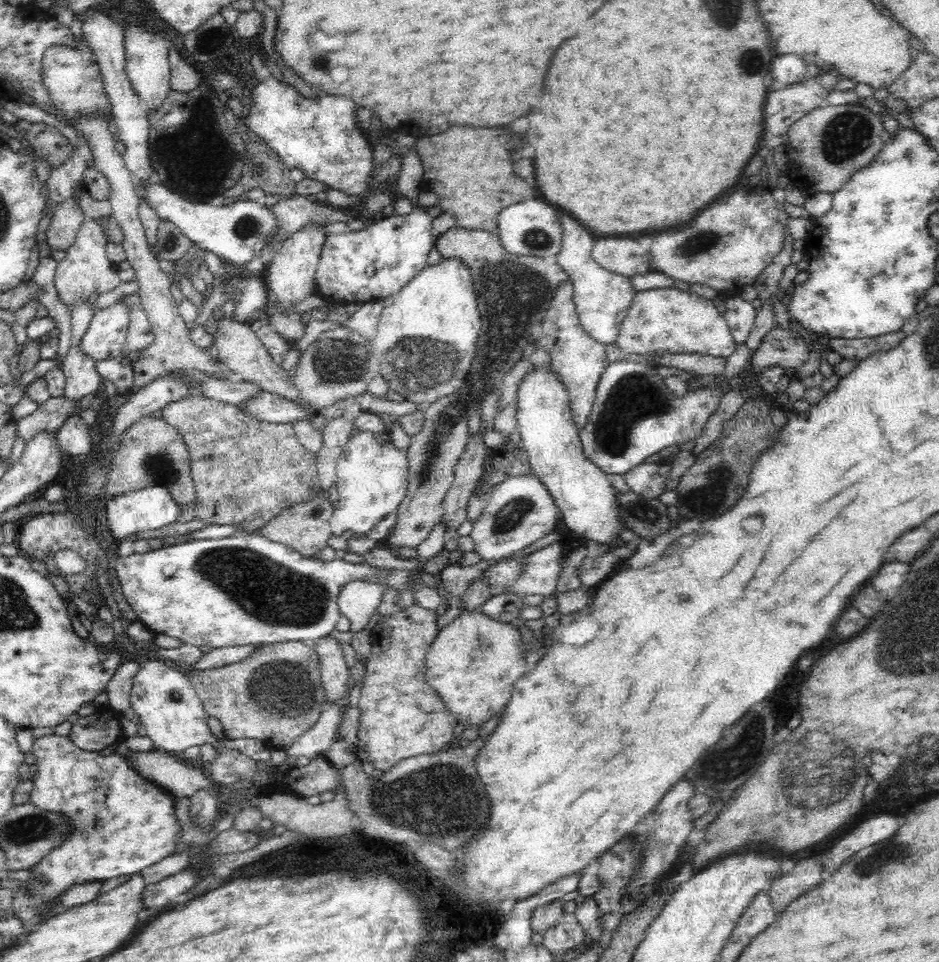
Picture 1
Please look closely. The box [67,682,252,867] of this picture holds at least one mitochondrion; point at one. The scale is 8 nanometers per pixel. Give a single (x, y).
(173, 694)

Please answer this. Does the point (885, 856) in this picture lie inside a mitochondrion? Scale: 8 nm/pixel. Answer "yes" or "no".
yes

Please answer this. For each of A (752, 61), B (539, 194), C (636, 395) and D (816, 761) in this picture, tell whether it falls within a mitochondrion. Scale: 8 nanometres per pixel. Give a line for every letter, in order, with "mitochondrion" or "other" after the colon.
A: mitochondrion
B: other
C: mitochondrion
D: mitochondrion

